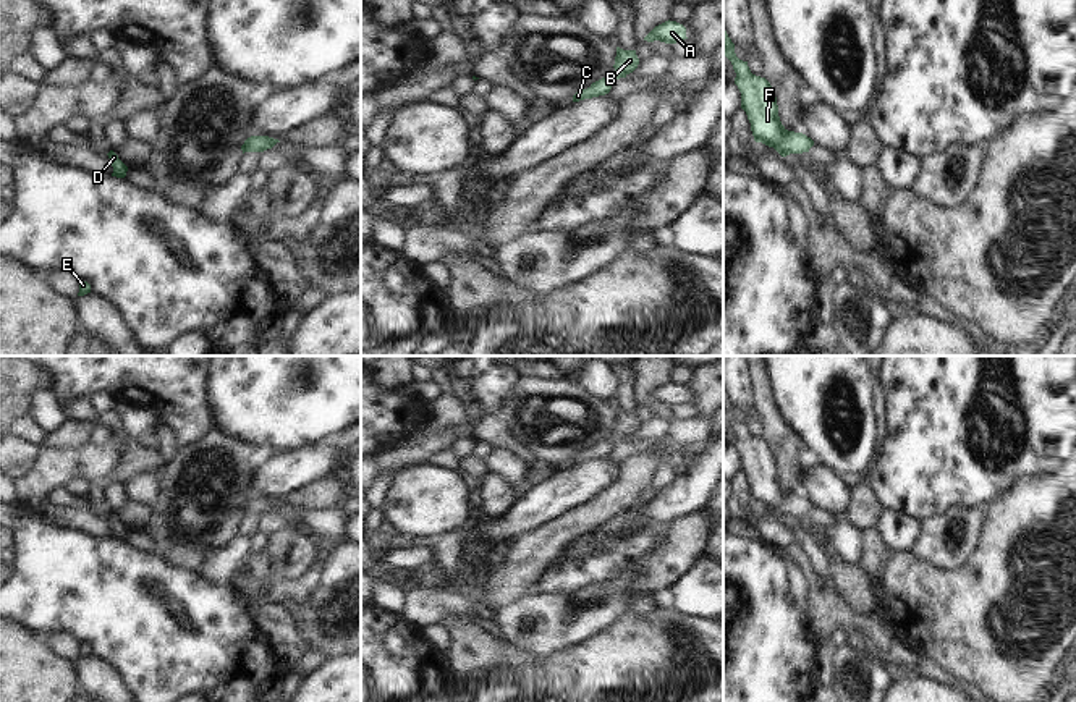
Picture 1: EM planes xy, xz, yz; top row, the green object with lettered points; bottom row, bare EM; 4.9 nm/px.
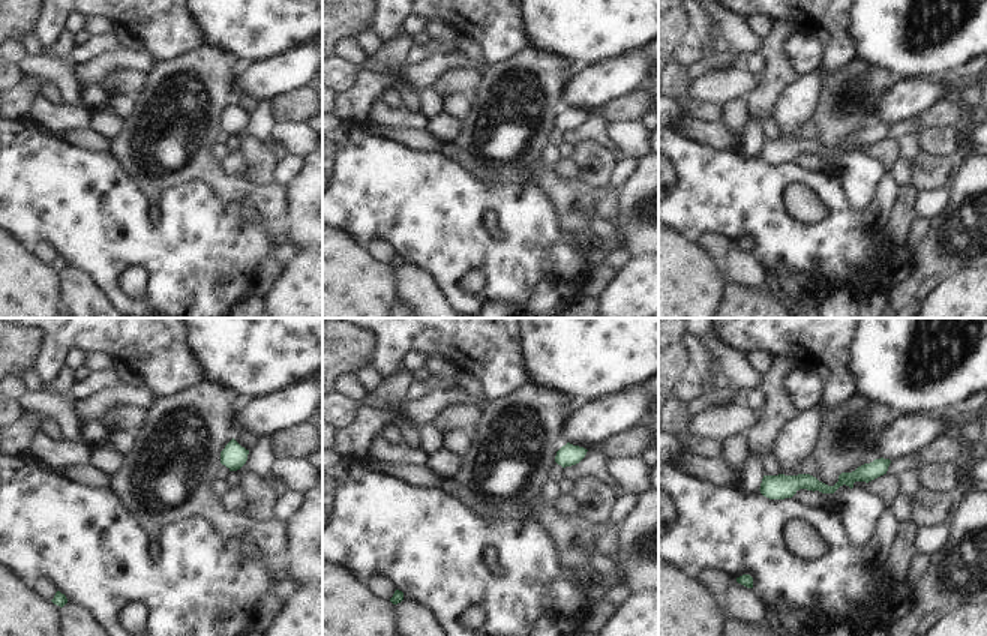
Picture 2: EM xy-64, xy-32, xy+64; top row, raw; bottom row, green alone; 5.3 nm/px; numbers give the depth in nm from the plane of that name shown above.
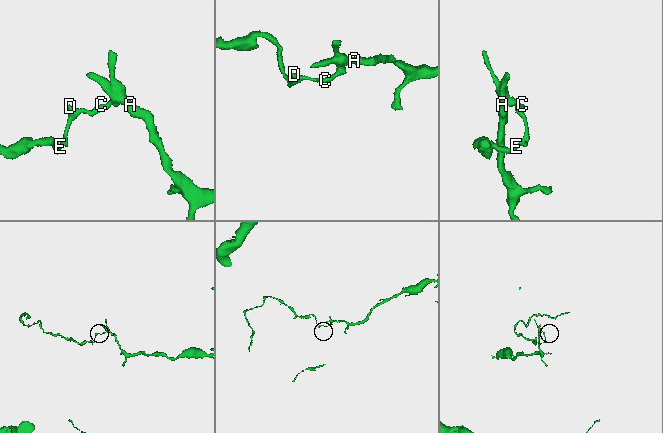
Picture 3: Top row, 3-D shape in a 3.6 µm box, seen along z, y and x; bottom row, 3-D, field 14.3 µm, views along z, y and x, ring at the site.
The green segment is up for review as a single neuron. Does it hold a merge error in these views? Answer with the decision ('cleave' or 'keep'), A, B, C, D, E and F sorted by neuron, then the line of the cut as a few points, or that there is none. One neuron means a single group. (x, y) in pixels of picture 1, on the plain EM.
keep | A B C D E F | no cut

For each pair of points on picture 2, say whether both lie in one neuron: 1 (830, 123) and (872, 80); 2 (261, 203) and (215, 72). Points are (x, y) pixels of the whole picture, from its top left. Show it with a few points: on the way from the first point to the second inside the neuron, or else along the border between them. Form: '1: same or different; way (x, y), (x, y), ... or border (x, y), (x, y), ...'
1: same; way (845, 108), (863, 105), (864, 95)
2: same; way (224, 183), (203, 162), (203, 134), (212, 110)

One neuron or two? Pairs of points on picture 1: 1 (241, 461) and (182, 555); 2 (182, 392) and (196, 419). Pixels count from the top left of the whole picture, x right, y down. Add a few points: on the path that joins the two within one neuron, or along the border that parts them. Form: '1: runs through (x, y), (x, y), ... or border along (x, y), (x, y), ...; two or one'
1: runs through (220, 484), (198, 507), (191, 532); one
2: runs through (182, 398), (190, 413); one

